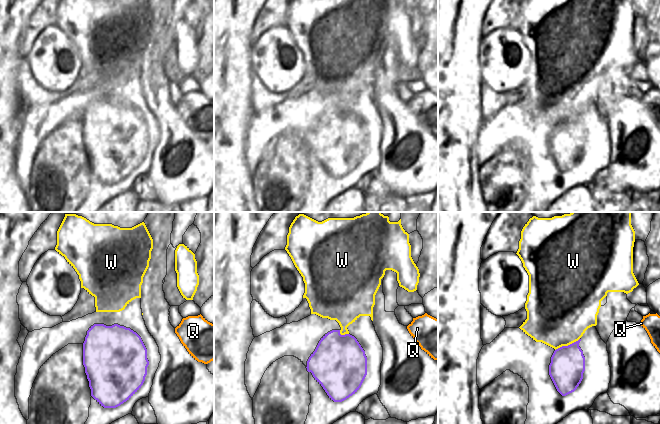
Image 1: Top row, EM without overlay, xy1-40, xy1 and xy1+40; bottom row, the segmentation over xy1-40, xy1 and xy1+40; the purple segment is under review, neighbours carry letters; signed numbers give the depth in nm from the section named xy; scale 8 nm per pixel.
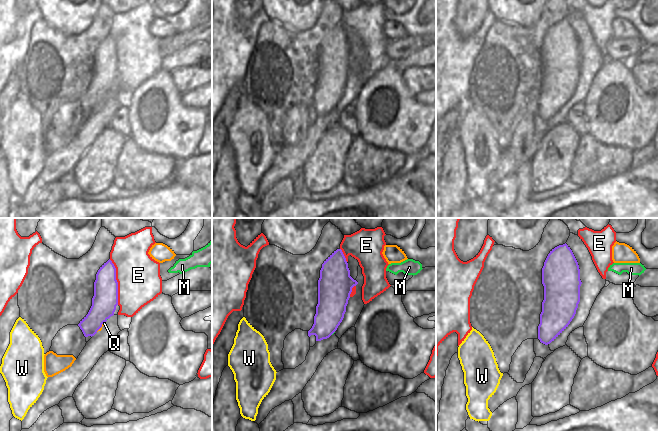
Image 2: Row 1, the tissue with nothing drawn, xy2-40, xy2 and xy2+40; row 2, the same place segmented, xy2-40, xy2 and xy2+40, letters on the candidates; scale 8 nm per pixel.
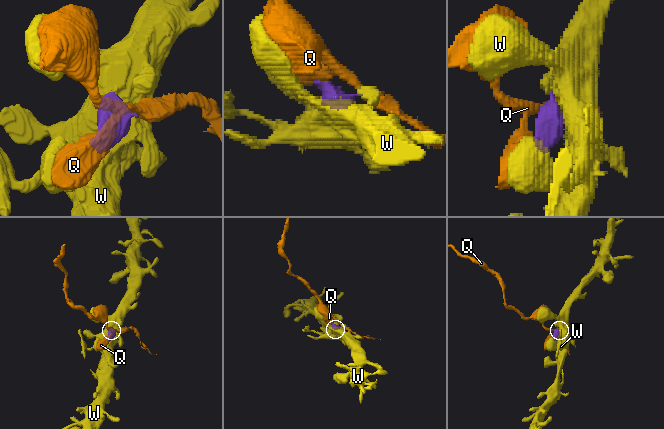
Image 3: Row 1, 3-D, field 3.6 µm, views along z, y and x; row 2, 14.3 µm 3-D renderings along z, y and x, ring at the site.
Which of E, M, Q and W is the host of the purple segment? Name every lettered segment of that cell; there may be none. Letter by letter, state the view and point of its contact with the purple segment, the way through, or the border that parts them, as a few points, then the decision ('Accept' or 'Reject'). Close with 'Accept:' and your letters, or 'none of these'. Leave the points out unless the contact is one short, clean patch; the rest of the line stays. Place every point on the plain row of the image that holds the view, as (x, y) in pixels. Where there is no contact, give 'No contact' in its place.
E: Touches purple at xy2-40 (117, 58). Reject
M: Touches purple at xy2 (332, 109). Accept
Q: Touches purple at xy2-40 (101, 102). Reject
W: Touches purple at xy1+40 (568, 121). Reject
Accept: M

